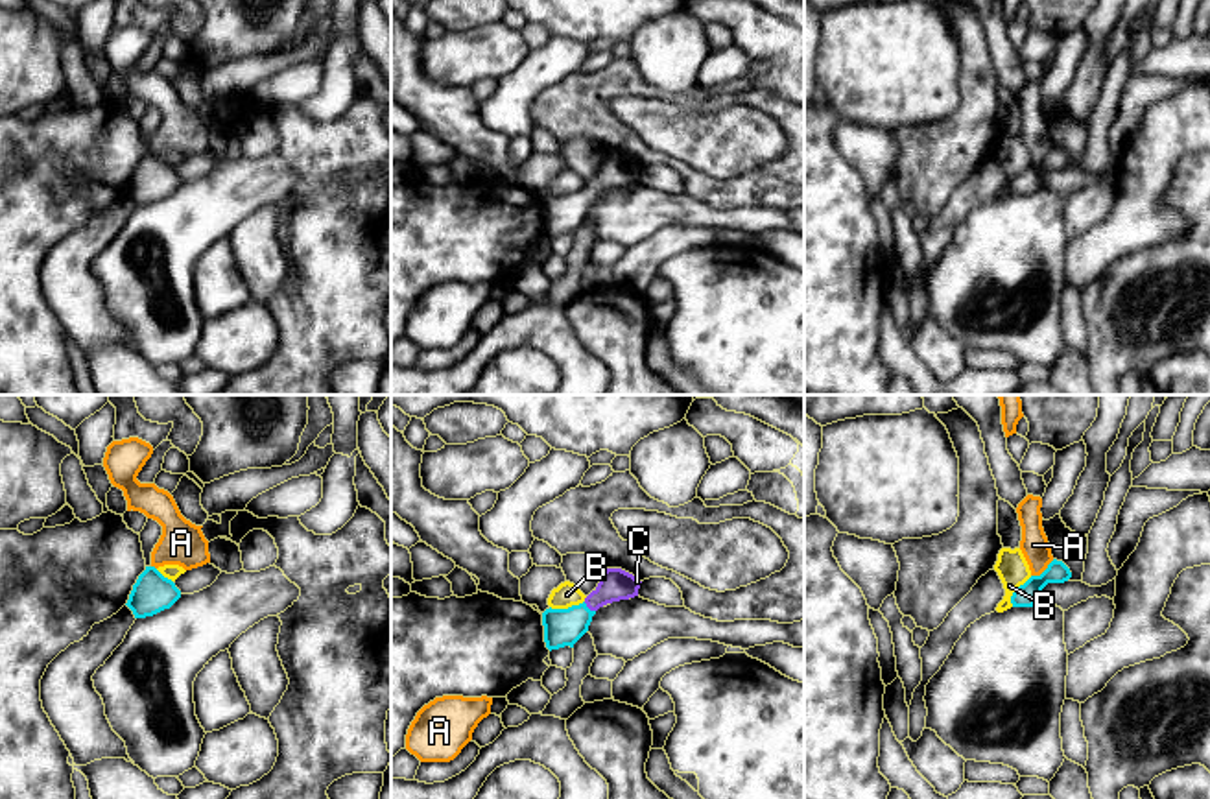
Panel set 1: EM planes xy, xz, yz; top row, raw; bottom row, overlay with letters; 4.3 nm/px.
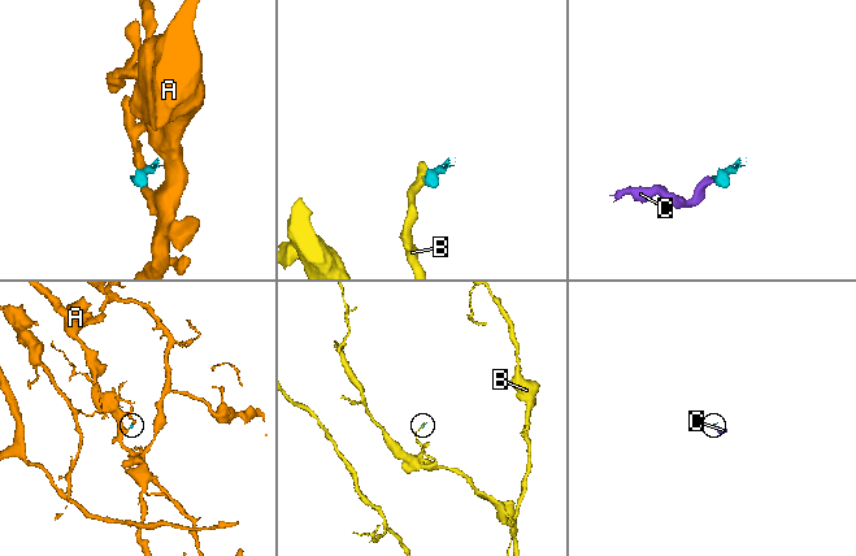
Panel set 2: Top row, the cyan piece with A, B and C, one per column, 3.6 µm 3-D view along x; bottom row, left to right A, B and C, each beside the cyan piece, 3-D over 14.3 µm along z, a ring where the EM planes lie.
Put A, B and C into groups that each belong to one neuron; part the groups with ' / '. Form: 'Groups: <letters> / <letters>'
Groups: A / B / C

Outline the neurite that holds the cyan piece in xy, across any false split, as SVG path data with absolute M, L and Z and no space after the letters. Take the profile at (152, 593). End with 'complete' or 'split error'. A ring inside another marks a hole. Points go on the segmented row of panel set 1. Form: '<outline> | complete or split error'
M146 566L125 605L135 618L146 618L170 609L179 598L181 590L172 579L164 578L155 566Z | complete

